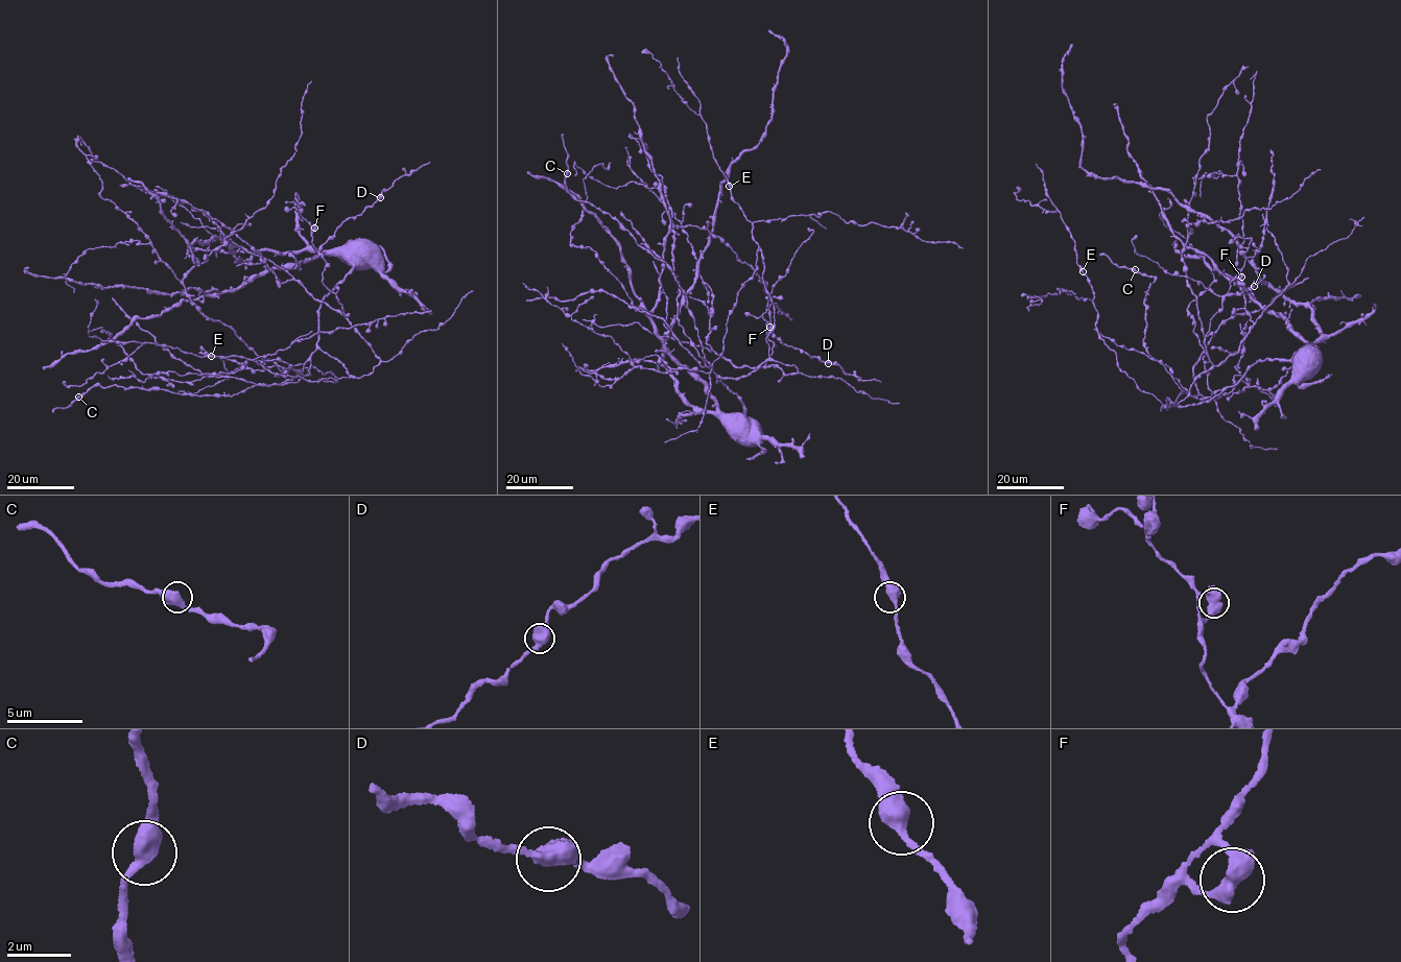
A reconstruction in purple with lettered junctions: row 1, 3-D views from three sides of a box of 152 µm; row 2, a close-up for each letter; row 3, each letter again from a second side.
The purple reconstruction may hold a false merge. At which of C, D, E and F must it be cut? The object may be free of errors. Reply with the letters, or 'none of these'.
none of these

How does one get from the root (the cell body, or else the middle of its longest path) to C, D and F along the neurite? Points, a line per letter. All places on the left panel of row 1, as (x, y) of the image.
C: (364, 253), (363, 261), (325, 296), (311, 365), (297, 382), (256, 384), (228, 397), (99, 385), (78, 397)
D: (364, 253), (317, 315), (318, 346), (360, 378), (380, 361), (324, 284), (319, 253), (341, 223), (380, 197)
F: (364, 253), (317, 315), (318, 346), (360, 378), (380, 361), (324, 284), (314, 227)

